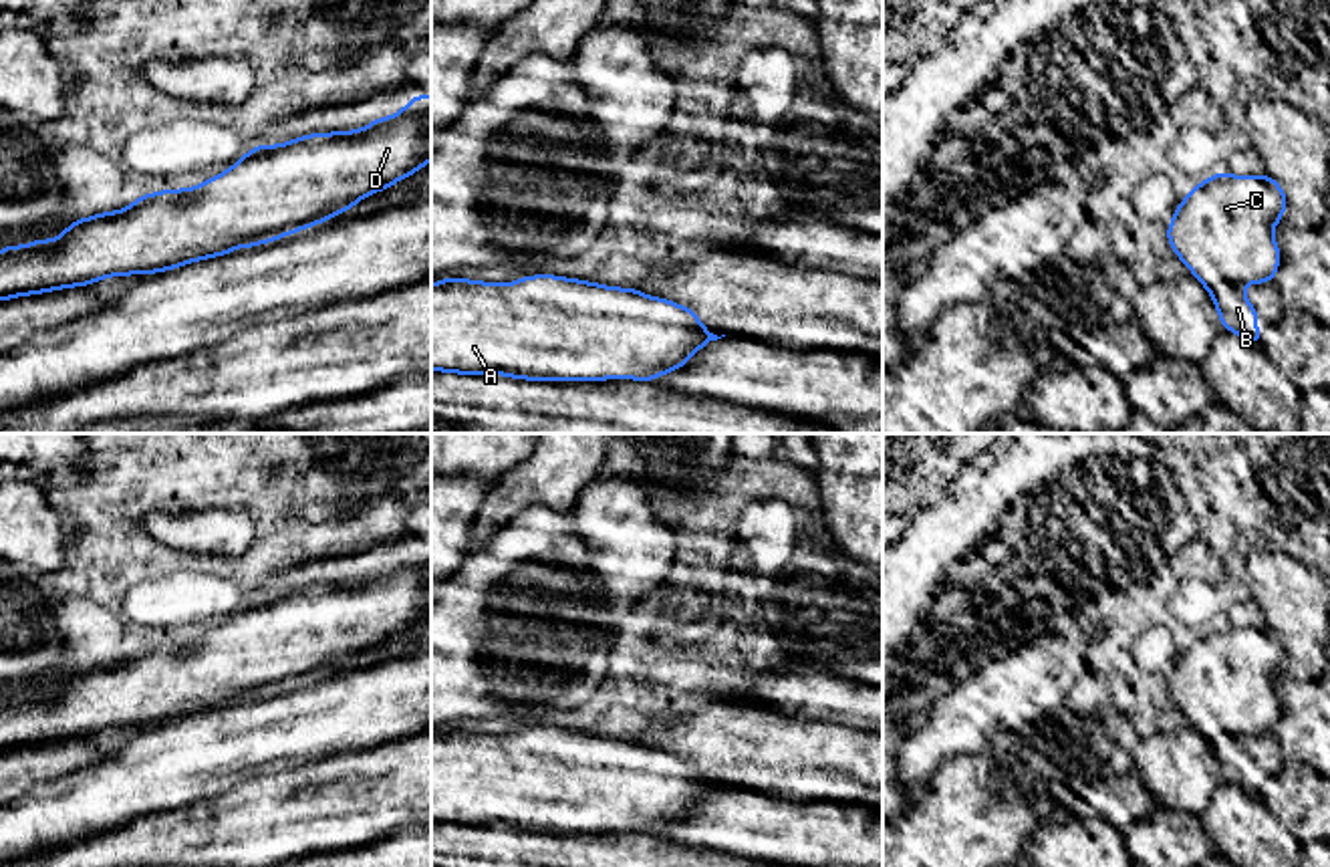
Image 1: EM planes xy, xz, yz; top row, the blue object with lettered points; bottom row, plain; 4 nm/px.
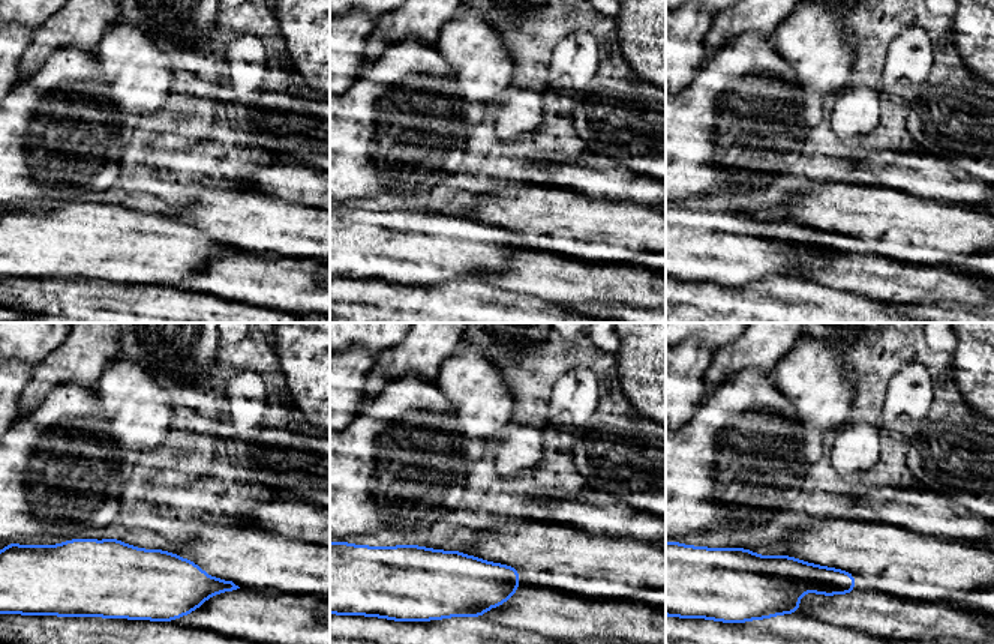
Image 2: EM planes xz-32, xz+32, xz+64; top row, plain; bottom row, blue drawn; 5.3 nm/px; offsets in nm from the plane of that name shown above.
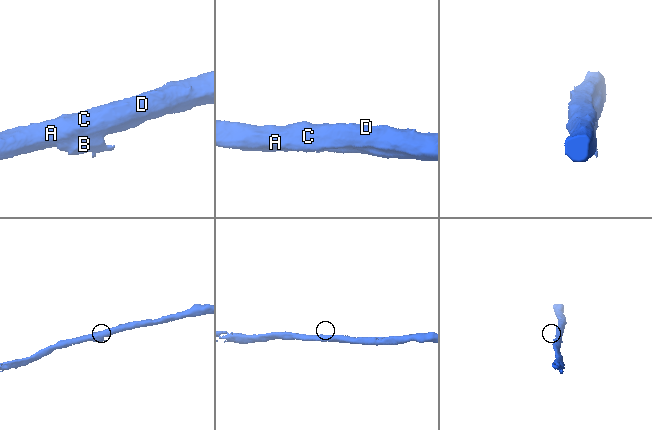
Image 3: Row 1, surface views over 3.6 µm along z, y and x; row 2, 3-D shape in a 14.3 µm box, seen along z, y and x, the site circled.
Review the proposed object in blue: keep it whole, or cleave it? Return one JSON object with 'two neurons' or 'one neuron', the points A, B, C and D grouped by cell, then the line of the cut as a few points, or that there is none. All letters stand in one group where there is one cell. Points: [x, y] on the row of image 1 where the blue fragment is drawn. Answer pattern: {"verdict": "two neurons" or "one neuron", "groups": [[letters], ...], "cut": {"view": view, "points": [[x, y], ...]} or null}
{"verdict": "two neurons", "groups": [["A", "C", "D"], ["B"]], "cut": {"view": "xz", "points": [[510, 283], [512, 295], [530, 303], [655, 321], [690, 319]]}}

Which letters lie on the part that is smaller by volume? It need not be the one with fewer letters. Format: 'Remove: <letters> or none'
Remove: B

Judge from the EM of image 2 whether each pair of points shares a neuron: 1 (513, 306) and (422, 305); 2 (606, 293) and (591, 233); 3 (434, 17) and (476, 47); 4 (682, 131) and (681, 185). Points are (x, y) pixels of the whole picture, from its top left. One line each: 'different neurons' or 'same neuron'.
1: same neuron
2: different neurons
3: different neurons
4: same neuron

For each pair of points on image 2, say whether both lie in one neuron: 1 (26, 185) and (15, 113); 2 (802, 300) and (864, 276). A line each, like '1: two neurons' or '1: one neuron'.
1: one neuron
2: two neurons

